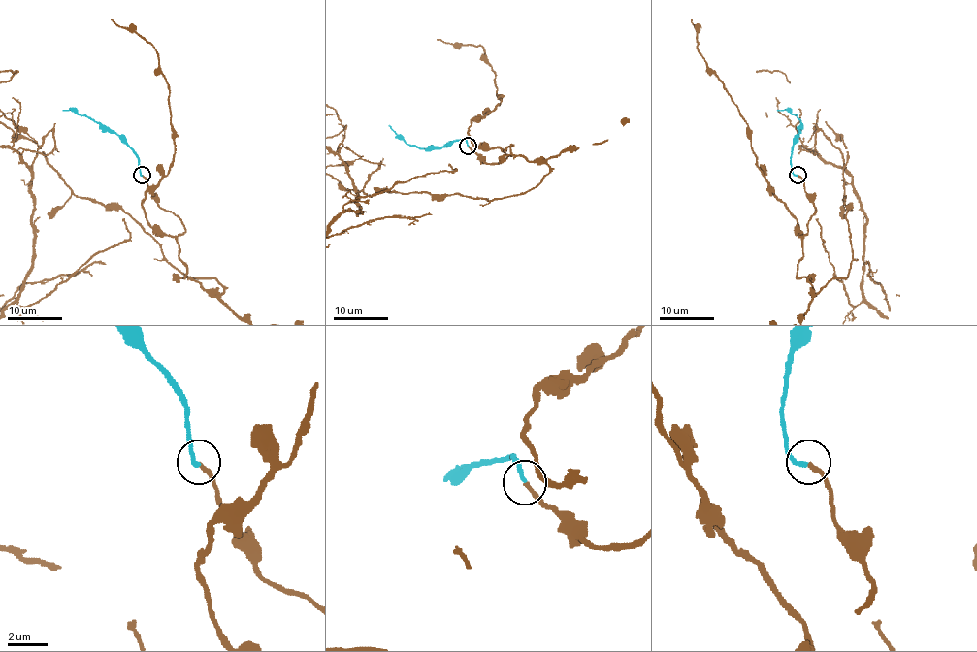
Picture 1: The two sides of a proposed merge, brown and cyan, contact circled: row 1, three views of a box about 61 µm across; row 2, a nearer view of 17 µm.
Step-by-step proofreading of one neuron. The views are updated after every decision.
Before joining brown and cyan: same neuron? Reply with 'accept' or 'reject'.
accept

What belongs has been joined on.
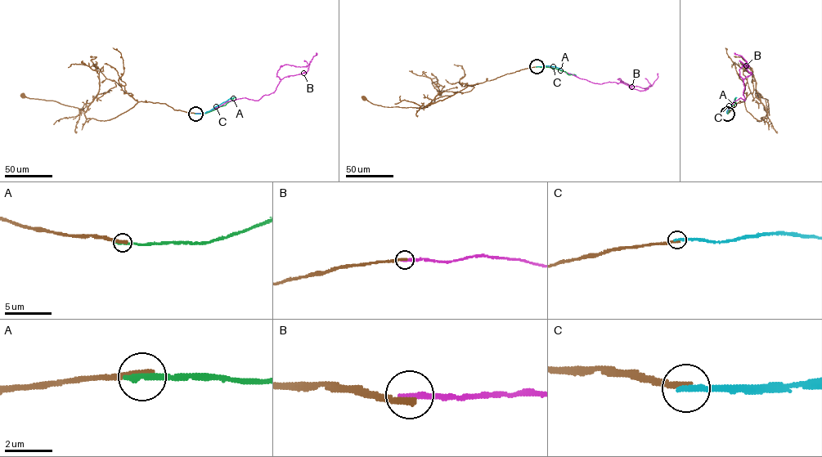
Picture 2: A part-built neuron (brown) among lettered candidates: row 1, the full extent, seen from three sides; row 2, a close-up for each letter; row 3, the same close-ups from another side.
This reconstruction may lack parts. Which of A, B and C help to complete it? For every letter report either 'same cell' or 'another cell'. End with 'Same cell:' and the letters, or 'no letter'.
A: another cell
B: another cell
C: another cell
Same cell: no letter

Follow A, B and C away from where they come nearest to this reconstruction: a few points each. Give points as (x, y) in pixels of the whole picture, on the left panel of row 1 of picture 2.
A: (195, 114), (211, 111), (234, 97)
B: (195, 113), (244, 97), (258, 100), (276, 90), (280, 67), (307, 66), (316, 52)
C: (195, 114), (204, 113), (235, 97)

